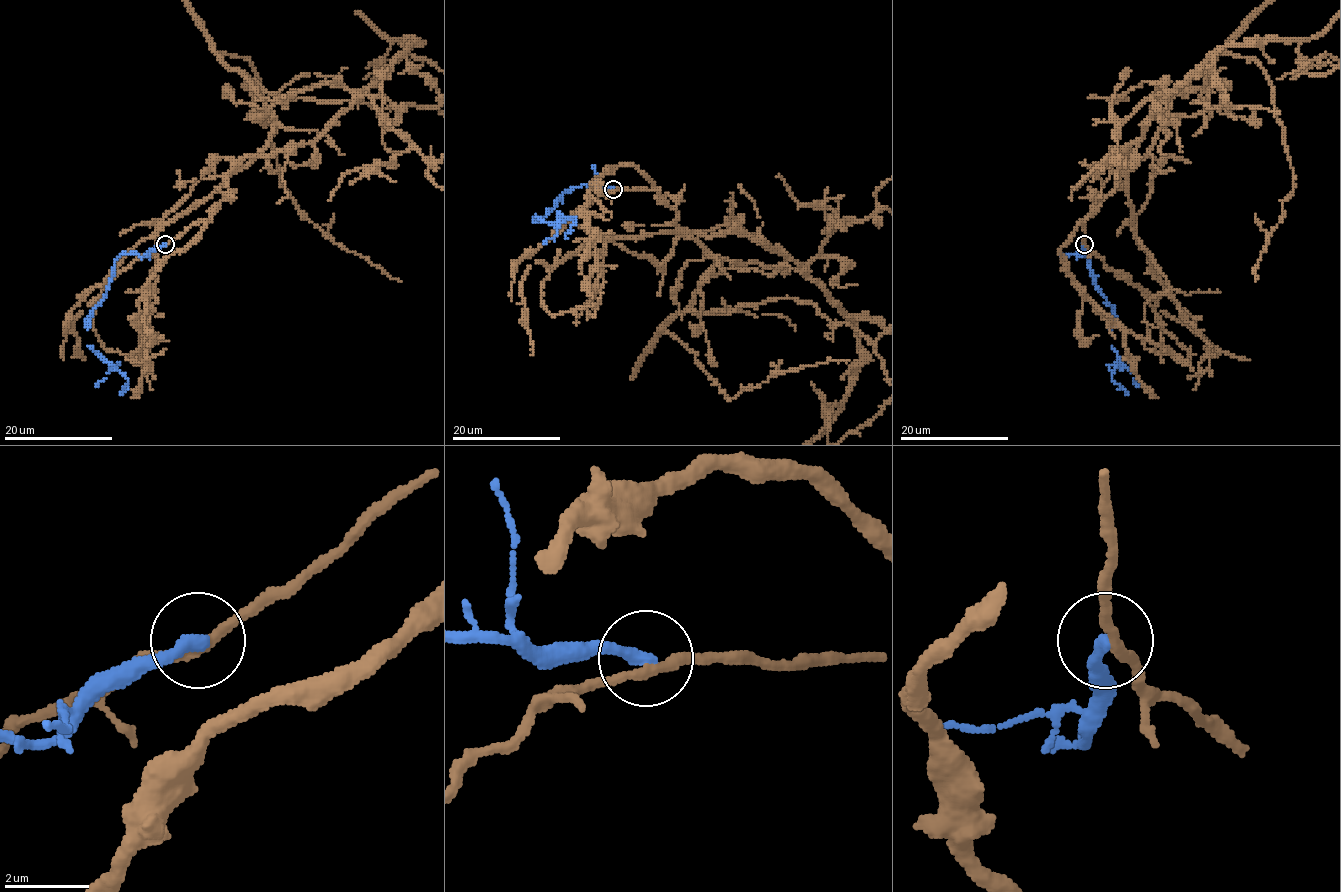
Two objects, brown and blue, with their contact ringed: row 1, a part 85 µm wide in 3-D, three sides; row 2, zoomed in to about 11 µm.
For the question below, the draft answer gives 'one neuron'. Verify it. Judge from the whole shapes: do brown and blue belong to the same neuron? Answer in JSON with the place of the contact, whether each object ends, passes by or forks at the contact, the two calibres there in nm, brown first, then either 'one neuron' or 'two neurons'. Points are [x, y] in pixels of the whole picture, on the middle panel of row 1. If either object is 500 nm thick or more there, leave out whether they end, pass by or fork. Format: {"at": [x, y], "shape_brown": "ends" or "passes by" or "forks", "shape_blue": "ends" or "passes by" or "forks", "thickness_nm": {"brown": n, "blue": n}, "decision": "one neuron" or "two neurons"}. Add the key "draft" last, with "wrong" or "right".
{"at": [613, 189], "shape_brown": "passes by", "shape_blue": "ends", "thickness_nm": {"brown": 240, "blue": 320}, "decision": "two neurons", "draft": "wrong"}

